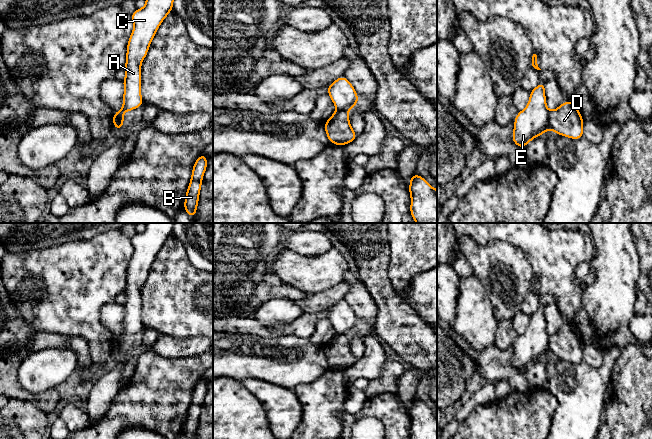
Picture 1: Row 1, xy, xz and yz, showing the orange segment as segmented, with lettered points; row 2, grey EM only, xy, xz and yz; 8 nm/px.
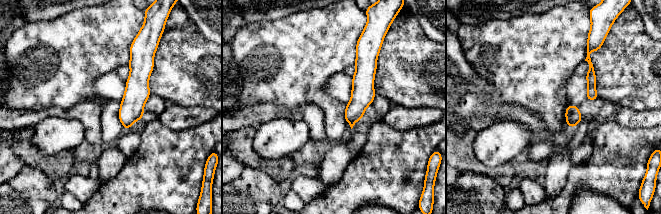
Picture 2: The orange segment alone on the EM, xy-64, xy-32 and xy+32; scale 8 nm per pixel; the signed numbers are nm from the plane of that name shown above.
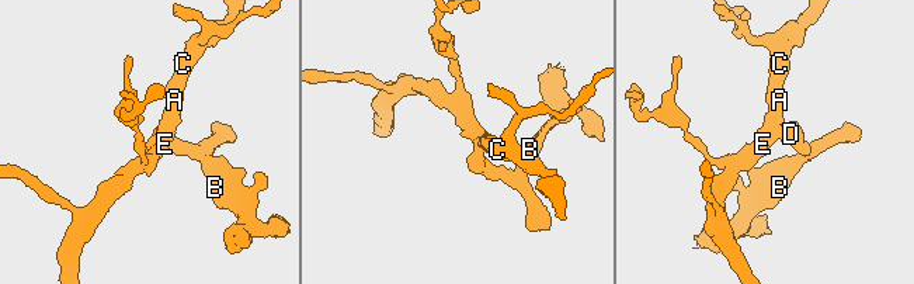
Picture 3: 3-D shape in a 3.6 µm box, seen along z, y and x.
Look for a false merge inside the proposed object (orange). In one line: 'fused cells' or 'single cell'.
fused cells

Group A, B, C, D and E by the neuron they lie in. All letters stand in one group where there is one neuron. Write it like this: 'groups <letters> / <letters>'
groups A C E / B D

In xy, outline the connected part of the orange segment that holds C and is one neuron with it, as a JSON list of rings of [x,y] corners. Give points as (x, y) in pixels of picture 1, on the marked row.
[[[146,0],[142,9],[131,14],[133,31],[127,44],[126,76],[124,84],[123,107],[114,114],[114,124],[123,121],[126,111],[143,105],[141,97],[141,62],[145,59],[150,43],[159,25],[172,11],[174,0]]]

